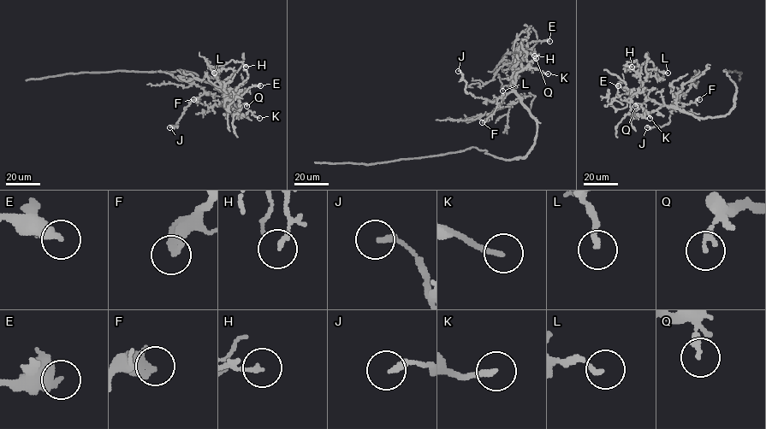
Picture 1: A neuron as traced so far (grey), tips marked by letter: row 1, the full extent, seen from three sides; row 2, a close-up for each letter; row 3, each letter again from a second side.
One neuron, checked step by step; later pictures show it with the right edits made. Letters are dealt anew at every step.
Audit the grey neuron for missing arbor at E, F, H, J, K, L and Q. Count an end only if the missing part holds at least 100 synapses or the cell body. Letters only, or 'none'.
none

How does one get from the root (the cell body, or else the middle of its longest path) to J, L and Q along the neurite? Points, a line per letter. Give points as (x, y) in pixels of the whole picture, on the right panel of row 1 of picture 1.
J: (736, 91), (727, 114), (704, 118), (668, 106), (682, 94), (679, 92), (669, 121), (647, 127)
L: (736, 91), (727, 114), (695, 118), (655, 102), (644, 93), (638, 70), (647, 60), (668, 73)
Q: (736, 91), (733, 108), (718, 117), (695, 118), (674, 107), (662, 105), (644, 114), (641, 103), (635, 106)

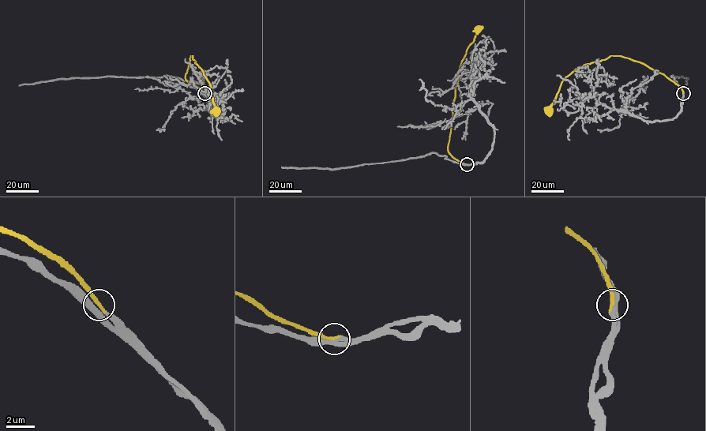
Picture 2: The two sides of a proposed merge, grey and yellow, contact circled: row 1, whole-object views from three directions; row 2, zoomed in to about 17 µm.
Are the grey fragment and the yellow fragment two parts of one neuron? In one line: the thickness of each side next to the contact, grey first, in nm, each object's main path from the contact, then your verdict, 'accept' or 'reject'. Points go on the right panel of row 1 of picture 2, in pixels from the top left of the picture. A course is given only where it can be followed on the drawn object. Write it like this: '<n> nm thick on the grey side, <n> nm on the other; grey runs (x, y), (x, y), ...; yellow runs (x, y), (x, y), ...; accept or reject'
300 nm thick on the grey side, 320 nm on the other; grey runs (683, 93), (681, 110), (675, 117), (644, 121), (589, 96), (600, 81), (613, 84), (610, 86), (614, 82); yellow runs (683, 93), (677, 84), (662, 74), (639, 61), (610, 55), (578, 67), (567, 76), (548, 111); accept

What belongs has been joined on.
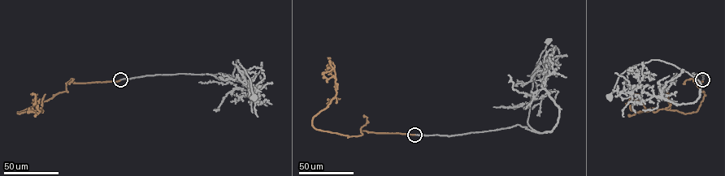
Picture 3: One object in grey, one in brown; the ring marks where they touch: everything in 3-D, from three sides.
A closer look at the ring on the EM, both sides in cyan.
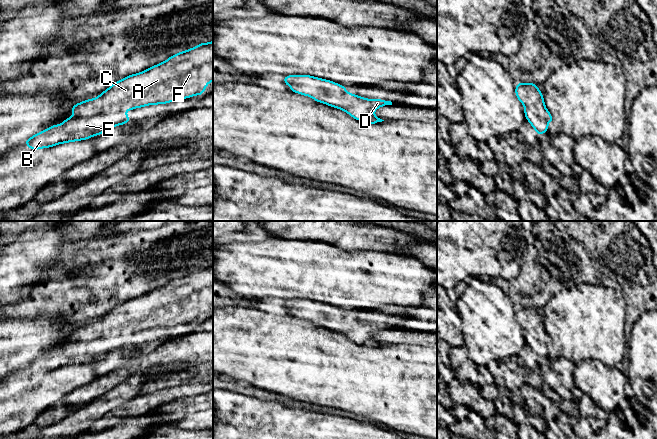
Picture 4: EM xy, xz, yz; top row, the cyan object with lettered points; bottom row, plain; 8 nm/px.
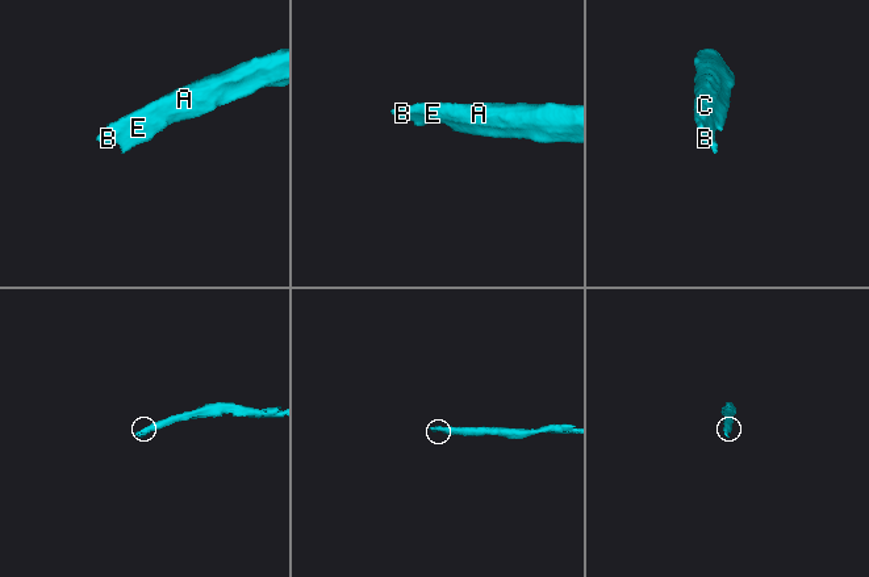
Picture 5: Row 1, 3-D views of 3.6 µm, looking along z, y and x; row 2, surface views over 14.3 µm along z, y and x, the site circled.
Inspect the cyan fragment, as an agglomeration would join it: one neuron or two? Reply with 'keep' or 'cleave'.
keep

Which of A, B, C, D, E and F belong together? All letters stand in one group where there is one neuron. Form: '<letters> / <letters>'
A B C D E F

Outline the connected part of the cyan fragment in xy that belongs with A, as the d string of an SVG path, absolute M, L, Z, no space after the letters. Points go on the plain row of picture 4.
M213 265L200 267L145 295L115 306L98 321L75 328L71 333L74 341L68 341L60 349L52 349L37 357L27 363L25 368L30 373L38 374L62 367L86 364L129 346L130 341L124 337L125 335L202 319L211 305L213 305Z

